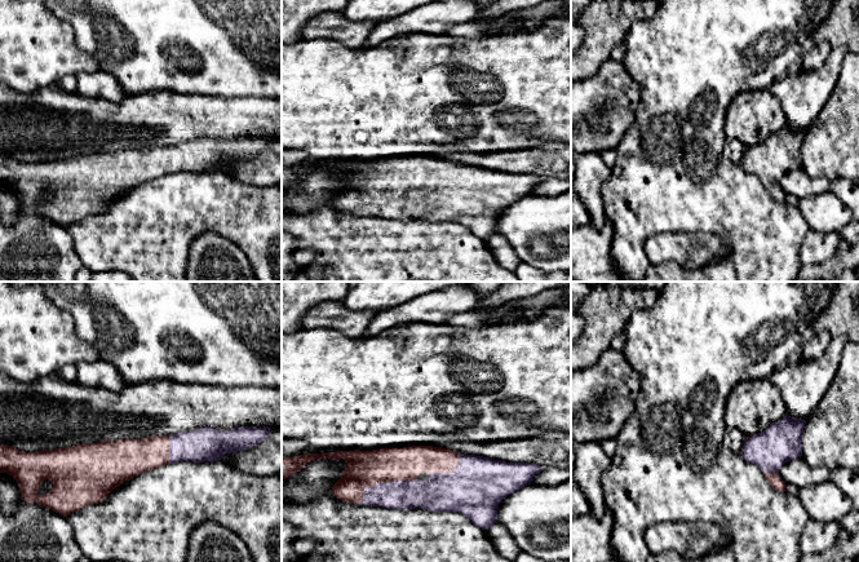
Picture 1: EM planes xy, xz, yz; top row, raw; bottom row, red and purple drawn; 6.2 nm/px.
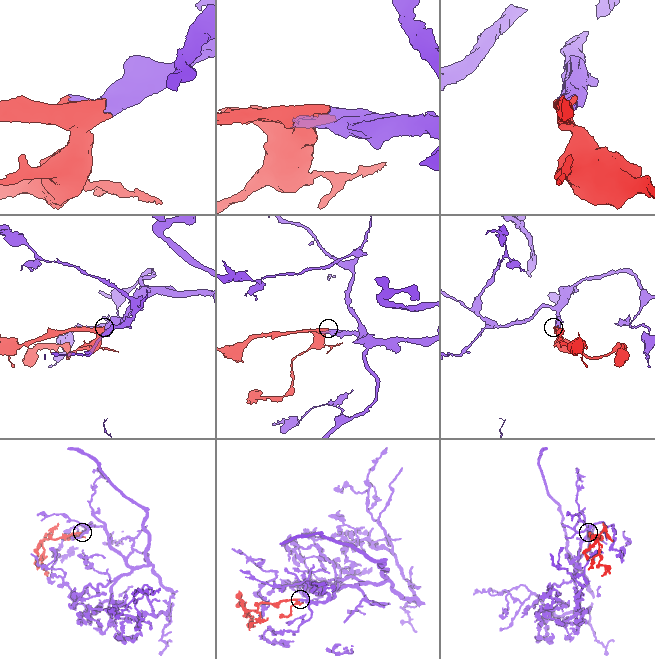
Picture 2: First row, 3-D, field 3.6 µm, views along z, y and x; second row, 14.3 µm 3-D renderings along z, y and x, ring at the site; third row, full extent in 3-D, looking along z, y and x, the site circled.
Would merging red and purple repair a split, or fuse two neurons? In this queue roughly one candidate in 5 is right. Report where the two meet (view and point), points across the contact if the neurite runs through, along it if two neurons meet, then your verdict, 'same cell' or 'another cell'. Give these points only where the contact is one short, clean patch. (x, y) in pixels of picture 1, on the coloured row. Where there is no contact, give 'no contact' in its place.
xz (384, 481) | same cell

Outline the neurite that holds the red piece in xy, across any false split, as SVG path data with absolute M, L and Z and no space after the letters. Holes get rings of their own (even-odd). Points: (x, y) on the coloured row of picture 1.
M240 426L230 430L199 428L172 435L101 441L36 452L25 452L0 444L0 473L6 473L17 481L26 503L37 503L66 517L87 505L102 503L112 490L143 472L178 461L218 461L226 453L264 442L270 432L273 430L257 426ZM45 479L49 479L53 487L48 494L39 496L39 486Z

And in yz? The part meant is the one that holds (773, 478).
M788 413L766 430L745 437L741 456L756 464L767 482L778 492L785 491L785 482L778 475L788 461L802 456L801 437L806 421Z

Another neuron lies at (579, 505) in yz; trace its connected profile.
M574 483L571 486L571 518L581 517L590 512L589 504L580 487Z

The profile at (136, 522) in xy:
M178 461L143 472L112 490L102 503L92 504L65 517L74 527L76 543L84 556L93 562L119 559L125 562L187 562L191 531L204 522L214 522L234 531L248 548L253 562L282 562L282 474L257 477L236 472L221 461Z

